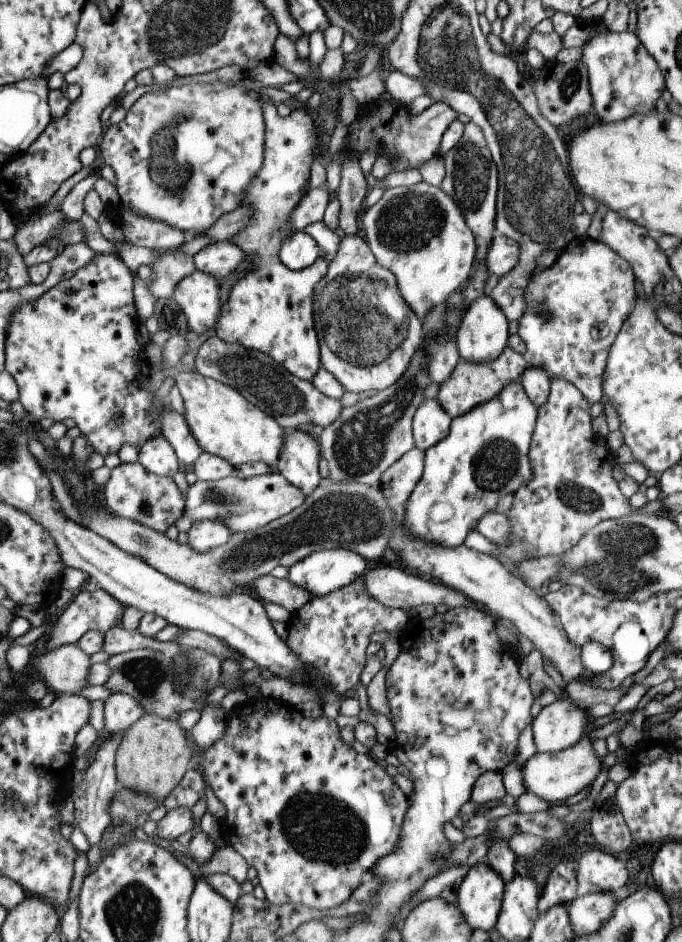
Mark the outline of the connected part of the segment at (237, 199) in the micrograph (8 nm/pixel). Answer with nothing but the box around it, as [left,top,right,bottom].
[97,81,265,236]

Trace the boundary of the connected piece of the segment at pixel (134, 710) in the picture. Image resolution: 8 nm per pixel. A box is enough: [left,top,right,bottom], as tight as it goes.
[104,693,144,734]

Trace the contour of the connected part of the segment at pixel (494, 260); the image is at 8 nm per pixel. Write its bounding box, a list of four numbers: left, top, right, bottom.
[485,234,520,277]

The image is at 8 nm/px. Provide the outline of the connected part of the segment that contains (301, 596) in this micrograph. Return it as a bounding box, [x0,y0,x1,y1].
[252,575,314,614]

